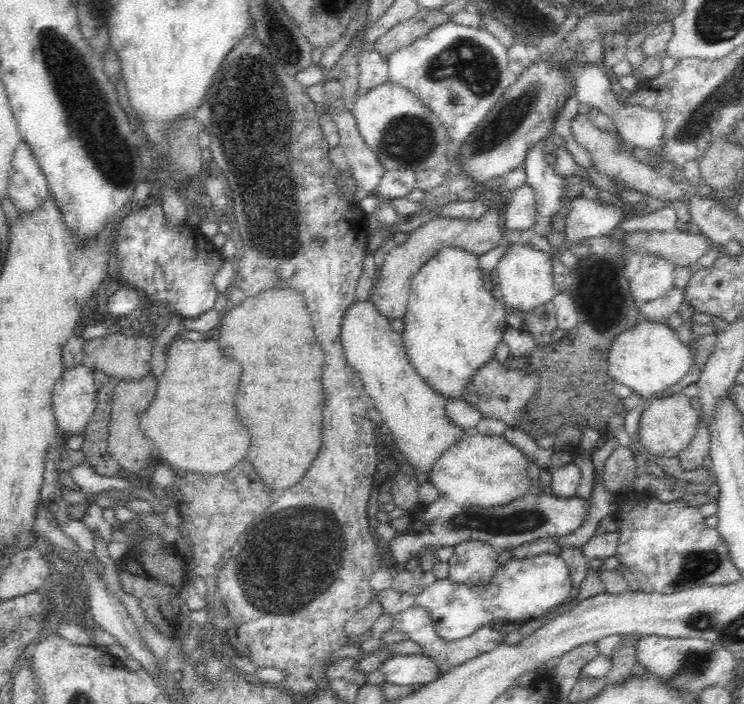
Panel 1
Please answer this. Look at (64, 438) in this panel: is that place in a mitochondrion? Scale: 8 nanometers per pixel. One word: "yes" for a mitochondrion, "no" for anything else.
no

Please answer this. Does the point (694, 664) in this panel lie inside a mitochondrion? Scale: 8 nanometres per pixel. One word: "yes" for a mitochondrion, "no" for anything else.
yes

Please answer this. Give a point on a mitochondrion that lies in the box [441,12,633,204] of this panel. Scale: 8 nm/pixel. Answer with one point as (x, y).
(505, 123)

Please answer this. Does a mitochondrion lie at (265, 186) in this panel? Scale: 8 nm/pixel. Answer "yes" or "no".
yes

